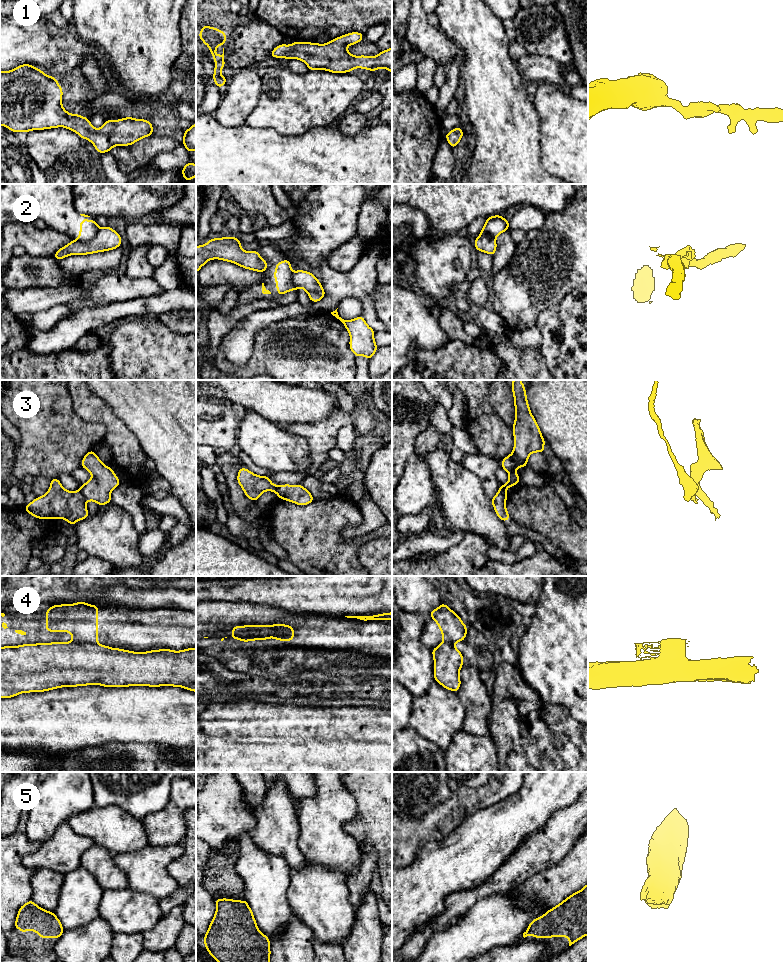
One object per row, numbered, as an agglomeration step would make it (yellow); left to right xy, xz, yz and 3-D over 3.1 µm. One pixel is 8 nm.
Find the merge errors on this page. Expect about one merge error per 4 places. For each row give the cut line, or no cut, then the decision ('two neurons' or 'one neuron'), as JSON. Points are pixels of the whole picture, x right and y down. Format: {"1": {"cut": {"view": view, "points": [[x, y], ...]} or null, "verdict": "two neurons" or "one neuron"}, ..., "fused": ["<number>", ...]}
{"1": {"cut": null, "verdict": "one neuron"}, "2": {"cut": {"view": "xy", "points": [[99, 229], [91, 239], [77, 240]]}, "verdict": "two neurons"}, "3": {"cut": {"view": "xy", "points": [[79, 490], [86, 501]]}, "verdict": "two neurons"}, "4": {"cut": {"view": "xz", "points": [[288, 626], [284, 629], [275, 629], [263, 637], [241, 639]]}, "verdict": "two neurons"}, "5": {"cut": null, "verdict": "one neuron"}, "fused": ["2", "3", "4"]}

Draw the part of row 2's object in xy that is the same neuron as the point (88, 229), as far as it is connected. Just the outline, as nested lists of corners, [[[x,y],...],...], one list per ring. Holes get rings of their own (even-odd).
[[[94,218],[93,221],[81,220],[80,221],[80,233],[78,235],[78,241],[90,241],[92,240],[99,230],[99,226]]]

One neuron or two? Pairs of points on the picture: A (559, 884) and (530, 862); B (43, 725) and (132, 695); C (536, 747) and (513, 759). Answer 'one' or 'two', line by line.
A: two
B: one
C: two

